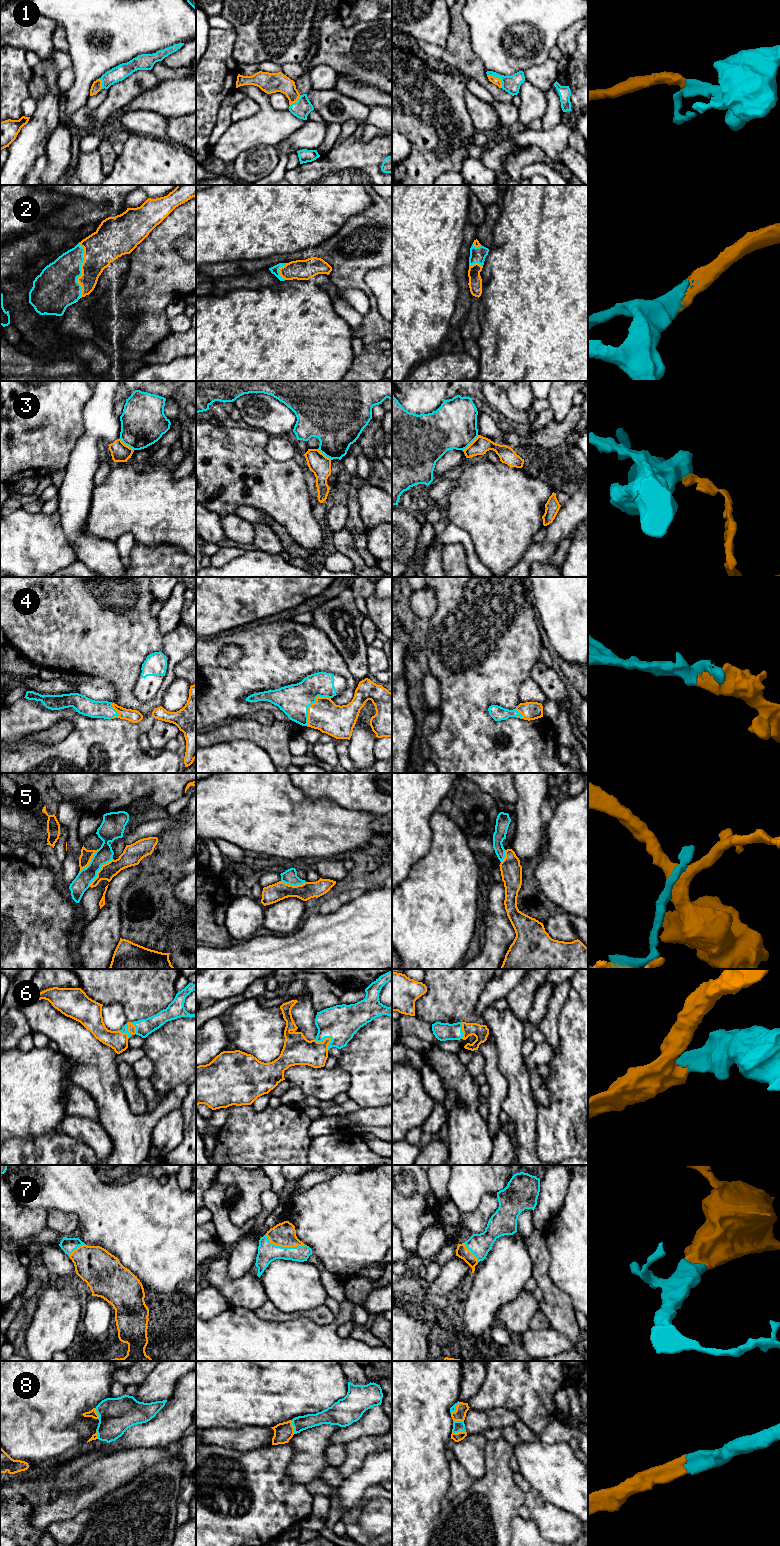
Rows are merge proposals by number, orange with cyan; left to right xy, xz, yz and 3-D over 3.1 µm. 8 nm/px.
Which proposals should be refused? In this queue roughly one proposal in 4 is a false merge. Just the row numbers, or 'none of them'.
3, 5

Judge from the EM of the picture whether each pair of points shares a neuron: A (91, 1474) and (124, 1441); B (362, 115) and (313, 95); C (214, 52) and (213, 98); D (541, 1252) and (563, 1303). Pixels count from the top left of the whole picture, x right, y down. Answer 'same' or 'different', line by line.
A: different
B: same
C: same
D: same

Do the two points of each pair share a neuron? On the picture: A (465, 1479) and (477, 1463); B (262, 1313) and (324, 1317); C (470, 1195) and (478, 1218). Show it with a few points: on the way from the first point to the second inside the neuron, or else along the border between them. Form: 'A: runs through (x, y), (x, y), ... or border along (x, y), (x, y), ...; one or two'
A: border along (456, 1458), (473, 1479); two
B: runs through (277, 1316), (309, 1315); one
C: border along (491, 1193), (471, 1212), (461, 1213), (453, 1203); two

